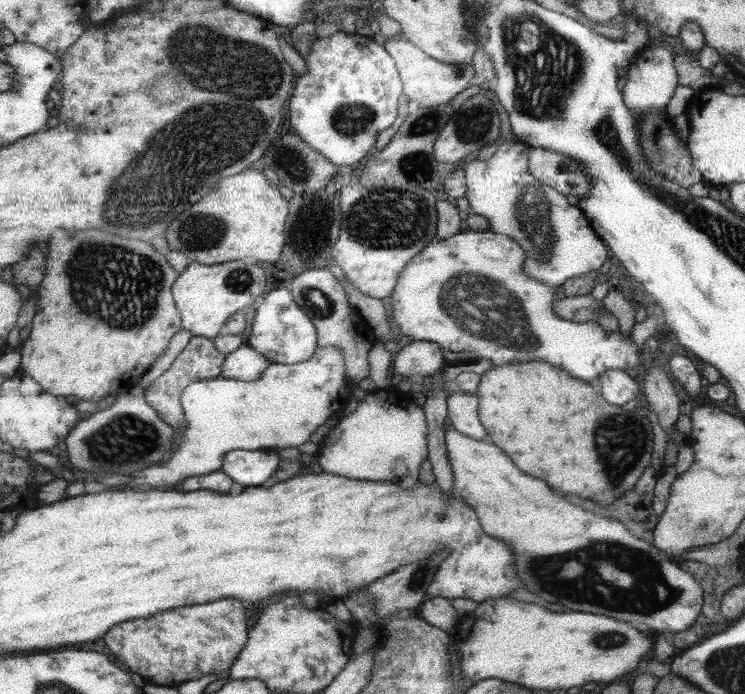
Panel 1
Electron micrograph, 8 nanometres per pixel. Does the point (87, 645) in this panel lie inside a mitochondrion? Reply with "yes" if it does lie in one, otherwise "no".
no

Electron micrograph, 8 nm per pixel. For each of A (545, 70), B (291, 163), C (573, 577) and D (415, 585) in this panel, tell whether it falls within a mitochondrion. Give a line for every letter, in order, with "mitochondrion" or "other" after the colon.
A: mitochondrion
B: mitochondrion
C: mitochondrion
D: mitochondrion

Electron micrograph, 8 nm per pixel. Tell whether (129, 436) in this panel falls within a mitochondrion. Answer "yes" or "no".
yes

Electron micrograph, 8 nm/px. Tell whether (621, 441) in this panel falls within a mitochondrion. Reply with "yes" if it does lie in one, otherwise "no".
yes

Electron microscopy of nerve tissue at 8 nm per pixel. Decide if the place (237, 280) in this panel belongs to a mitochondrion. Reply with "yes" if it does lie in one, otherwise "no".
yes

